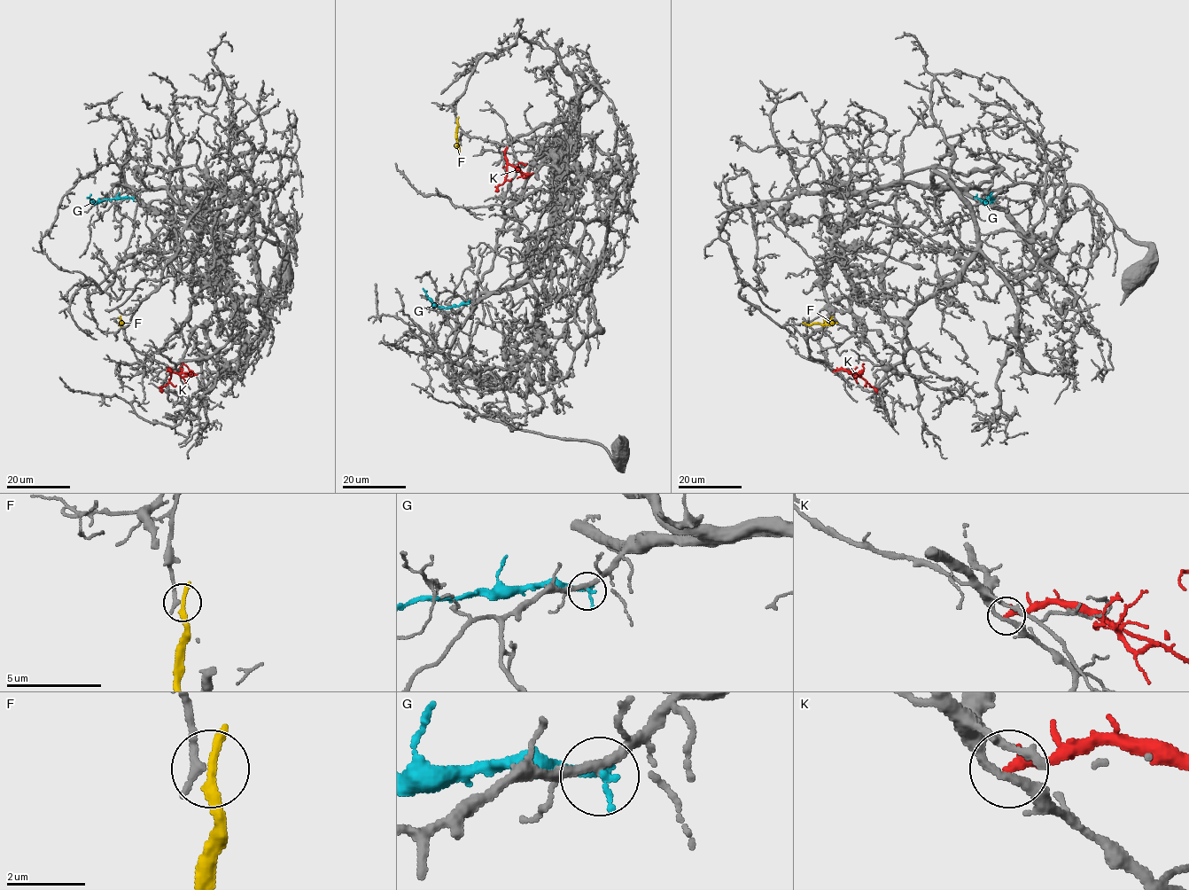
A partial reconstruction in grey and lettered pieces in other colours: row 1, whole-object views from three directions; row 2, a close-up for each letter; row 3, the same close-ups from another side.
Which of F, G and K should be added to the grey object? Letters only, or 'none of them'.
none of them

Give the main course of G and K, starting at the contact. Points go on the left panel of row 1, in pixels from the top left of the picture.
G: (133, 199), (93, 201), (86, 197)
K: (171, 371), (169, 369), (182, 377), (190, 376), (190, 370), (182, 363)

